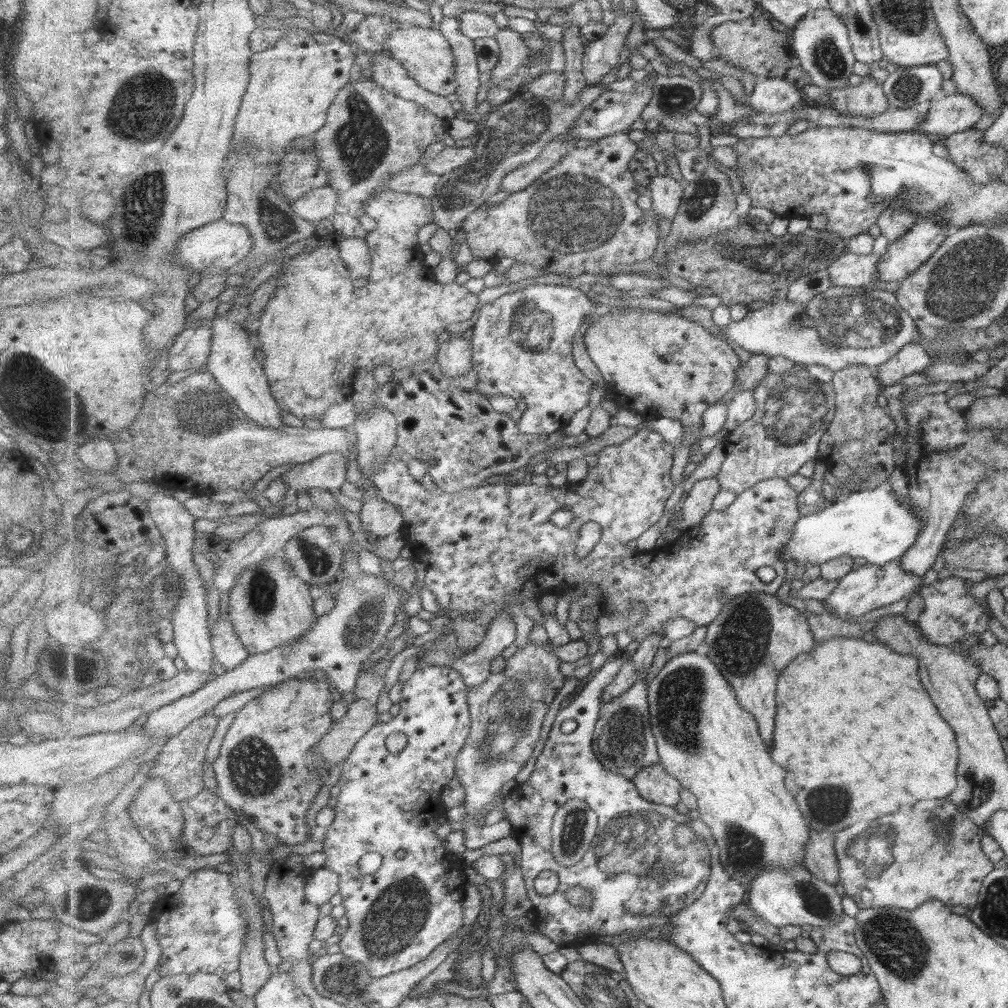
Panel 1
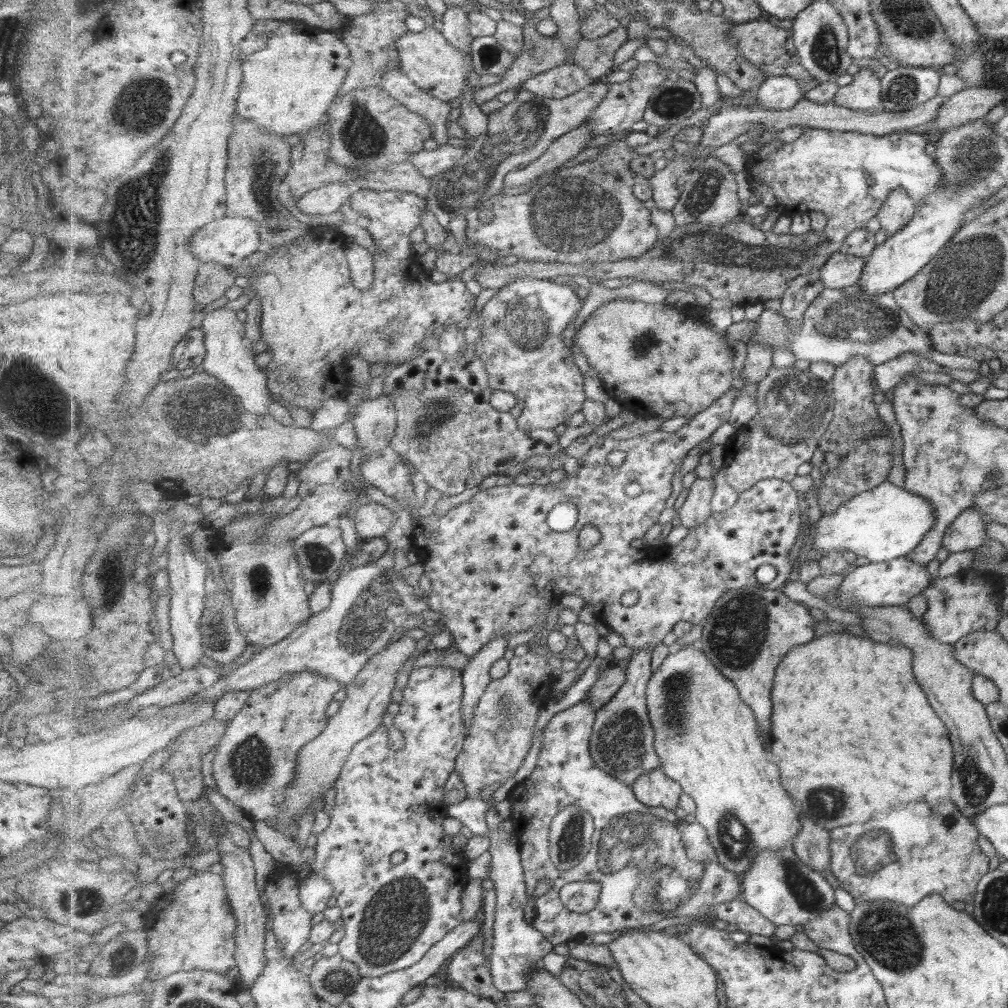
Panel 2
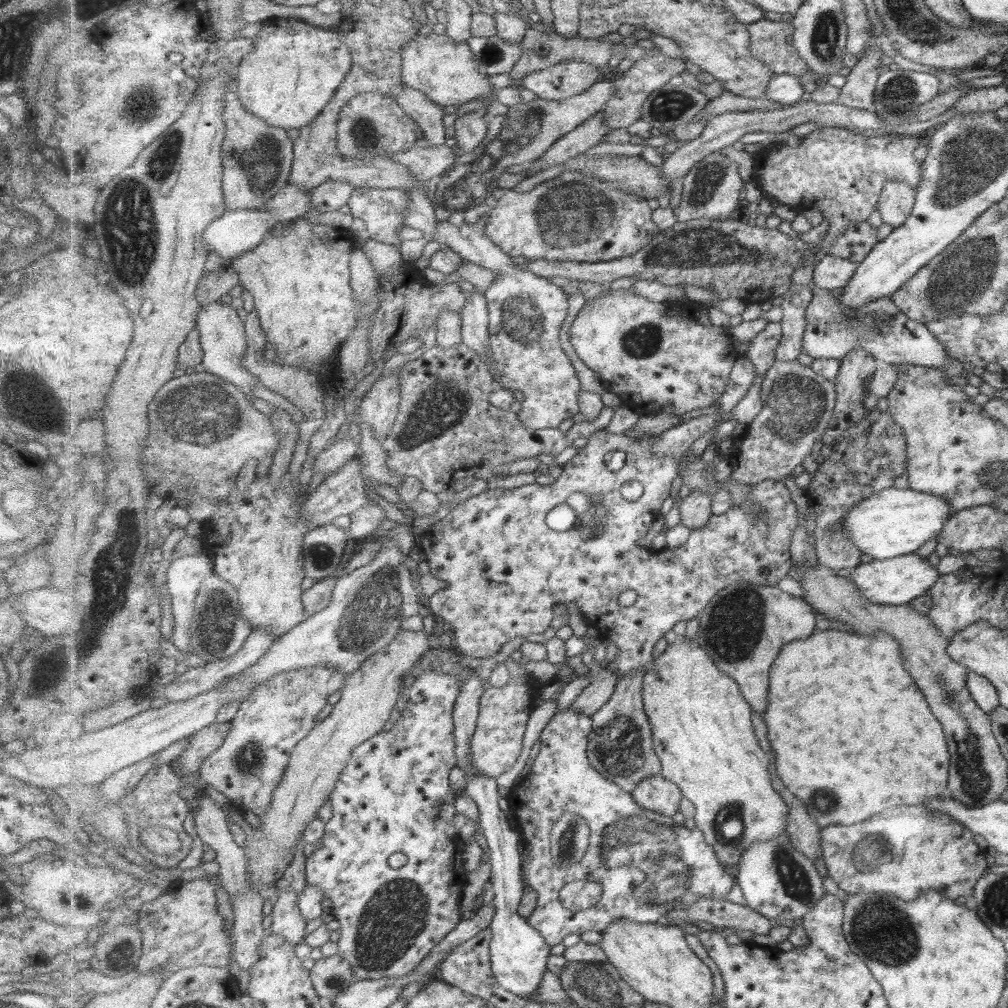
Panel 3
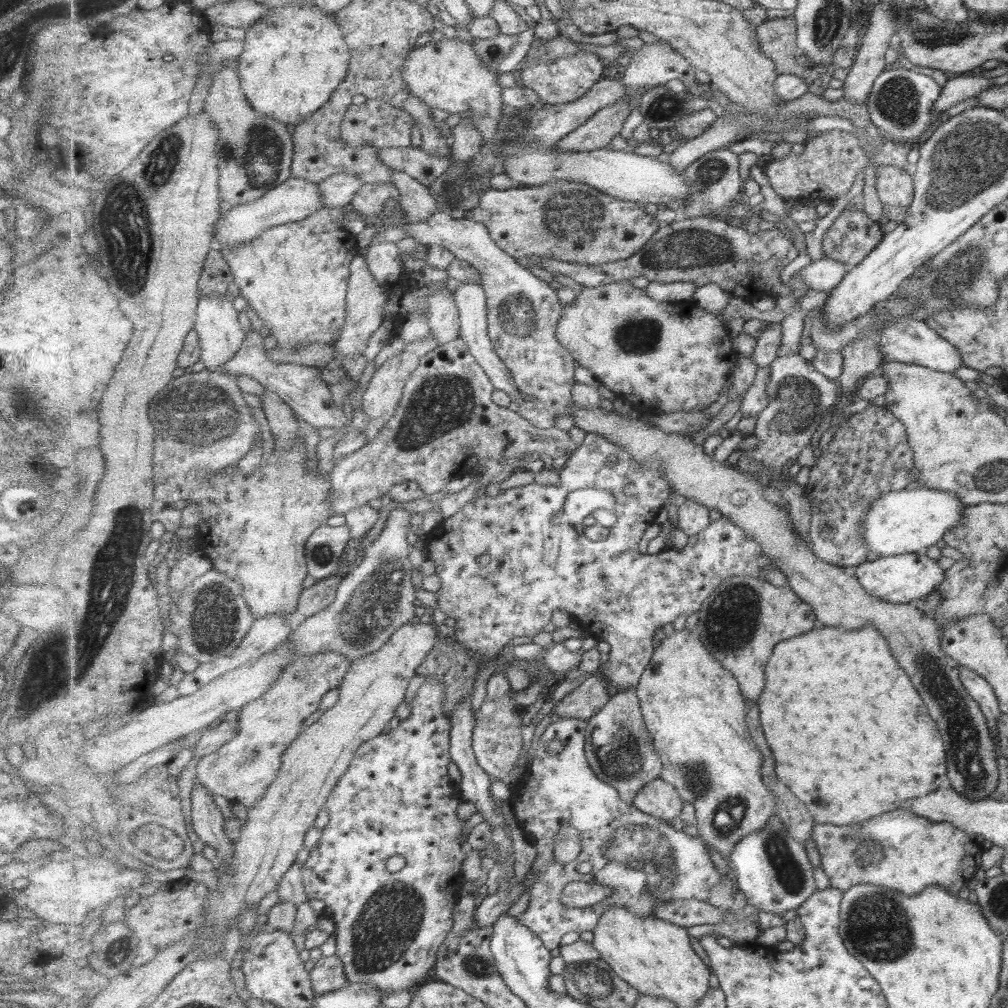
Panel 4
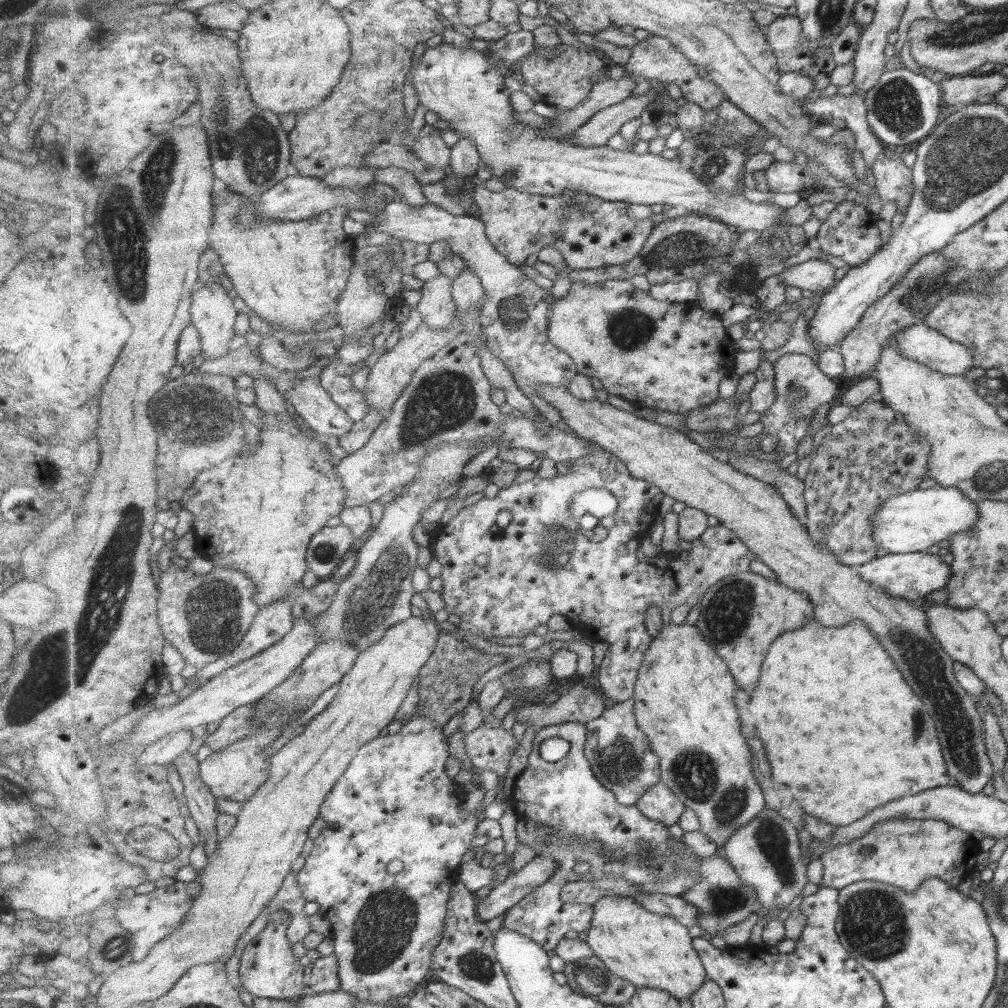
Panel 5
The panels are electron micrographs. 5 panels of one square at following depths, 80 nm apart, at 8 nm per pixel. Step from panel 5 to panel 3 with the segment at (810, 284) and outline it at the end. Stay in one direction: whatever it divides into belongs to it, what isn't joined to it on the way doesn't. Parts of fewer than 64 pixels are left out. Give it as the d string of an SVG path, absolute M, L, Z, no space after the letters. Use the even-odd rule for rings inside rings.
M826 255L815 264L813 282L823 289L844 288L857 270L857 262Z

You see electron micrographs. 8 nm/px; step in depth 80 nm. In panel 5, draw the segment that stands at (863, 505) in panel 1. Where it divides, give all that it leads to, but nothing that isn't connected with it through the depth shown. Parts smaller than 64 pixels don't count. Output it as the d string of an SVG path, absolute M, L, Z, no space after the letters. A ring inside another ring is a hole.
M934 486L927 489L915 489L911 492L897 494L882 500L877 513L872 516L874 520L873 540L881 548L891 554L925 552L929 546L948 539L950 536L969 528L977 520L977 502L969 500L955 487Z

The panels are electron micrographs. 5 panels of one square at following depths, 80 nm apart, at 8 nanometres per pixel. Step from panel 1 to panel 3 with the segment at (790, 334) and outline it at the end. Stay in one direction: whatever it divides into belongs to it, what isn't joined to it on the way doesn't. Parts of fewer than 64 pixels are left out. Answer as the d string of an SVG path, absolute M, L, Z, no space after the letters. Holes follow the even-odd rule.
M819 287L819 292L815 292L806 311L806 322L803 353L810 355L813 359L839 359L842 361L854 348L861 347L876 358L880 365L908 364L934 369L949 365L950 358L941 343L927 331L923 323L915 322L915 320L909 319L904 312L899 311L890 297L870 300L858 308L848 310L846 306L840 304L840 297L833 296L829 289Z

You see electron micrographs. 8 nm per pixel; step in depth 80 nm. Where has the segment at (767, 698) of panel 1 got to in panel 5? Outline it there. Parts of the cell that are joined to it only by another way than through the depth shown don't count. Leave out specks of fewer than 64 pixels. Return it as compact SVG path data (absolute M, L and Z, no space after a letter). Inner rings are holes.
M740 572L723 578L716 582L700 602L701 618L696 627L704 634L704 637L716 648L717 654L721 654L724 662L729 662L728 668L737 678L737 684L745 690L755 690L755 684L761 680L761 664L769 652L771 642L784 632L797 630L816 620L816 608L805 591L793 590L778 580L765 578L761 574Z

